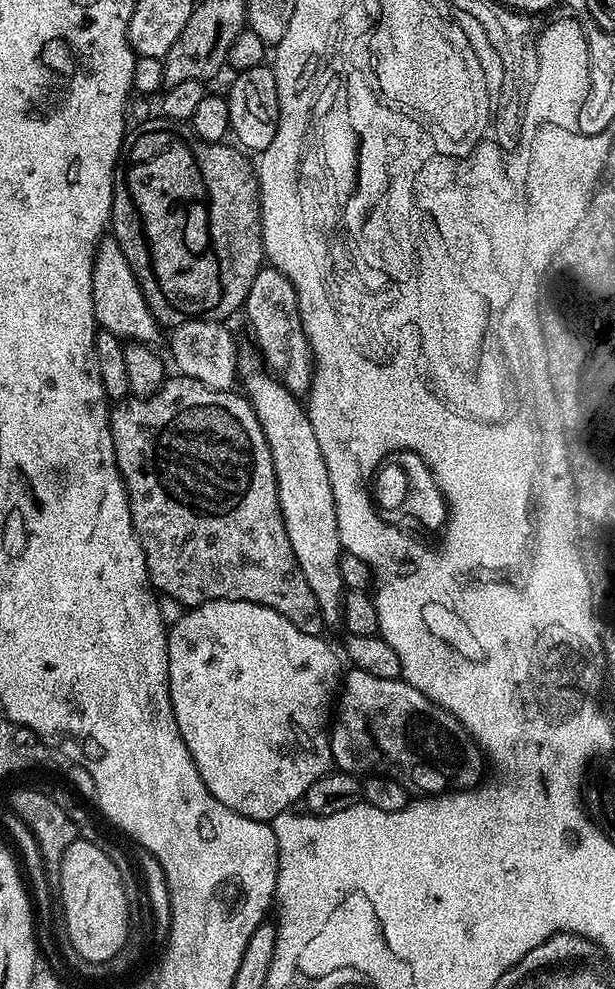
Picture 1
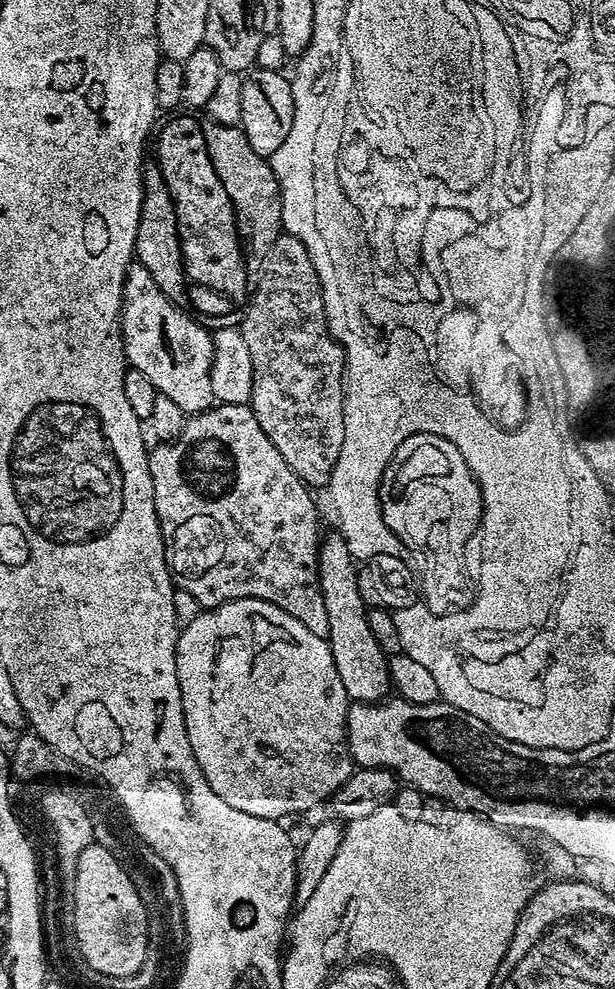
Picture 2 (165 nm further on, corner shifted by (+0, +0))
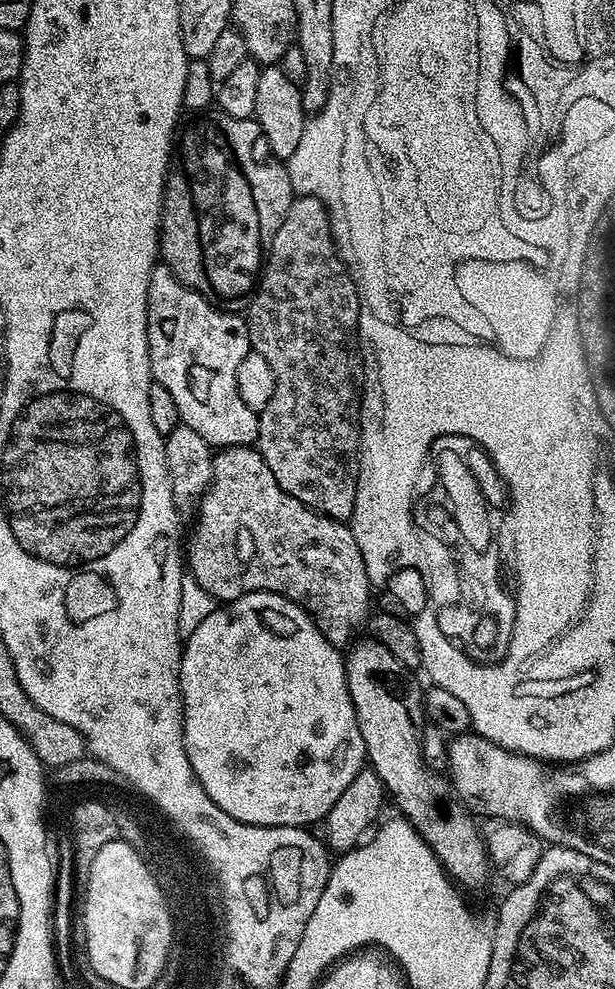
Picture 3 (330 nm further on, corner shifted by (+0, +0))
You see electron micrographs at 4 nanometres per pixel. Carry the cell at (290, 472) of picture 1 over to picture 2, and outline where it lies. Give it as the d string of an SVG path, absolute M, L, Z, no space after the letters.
M339 531L325 535L318 554L318 582L322 590L322 602L326 602L326 618L330 618L327 634L328 645L334 654L334 666L338 666L338 678L346 686L349 701L361 704L379 702L389 695L388 657L382 646L374 642L374 633L368 621L369 607L358 590L358 564L353 560L346 542Z

